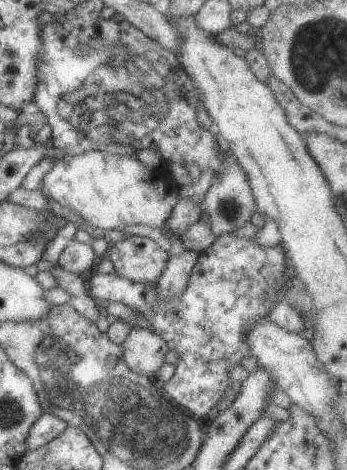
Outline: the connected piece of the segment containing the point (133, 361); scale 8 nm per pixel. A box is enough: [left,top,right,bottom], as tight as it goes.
[121,326,167,378]

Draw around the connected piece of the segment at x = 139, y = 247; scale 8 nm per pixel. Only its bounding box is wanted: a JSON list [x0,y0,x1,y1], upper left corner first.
[107,236,168,286]

